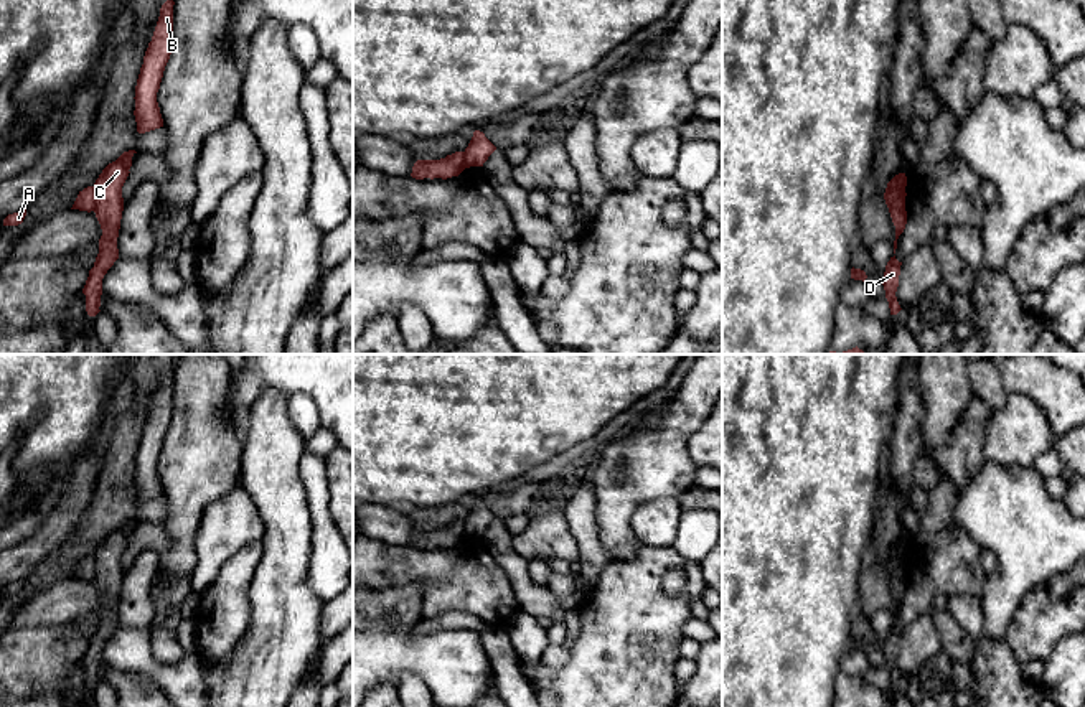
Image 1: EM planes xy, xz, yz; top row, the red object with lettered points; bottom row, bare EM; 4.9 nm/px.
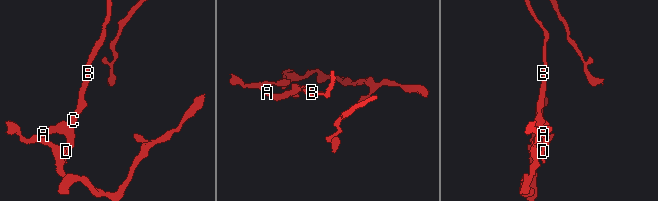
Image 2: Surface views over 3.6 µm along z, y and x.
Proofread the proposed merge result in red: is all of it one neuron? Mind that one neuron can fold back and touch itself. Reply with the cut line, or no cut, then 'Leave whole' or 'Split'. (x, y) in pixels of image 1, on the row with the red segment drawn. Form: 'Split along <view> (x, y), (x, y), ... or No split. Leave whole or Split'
Split along yz (904, 175), (899, 185), (899, 206), (902, 210). Split

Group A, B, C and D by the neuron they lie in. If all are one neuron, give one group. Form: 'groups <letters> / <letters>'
groups A / B C D

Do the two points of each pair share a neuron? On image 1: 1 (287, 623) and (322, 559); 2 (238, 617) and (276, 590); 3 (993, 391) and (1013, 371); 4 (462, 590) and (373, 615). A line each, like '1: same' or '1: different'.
1: different
2: different
3: different
4: different

